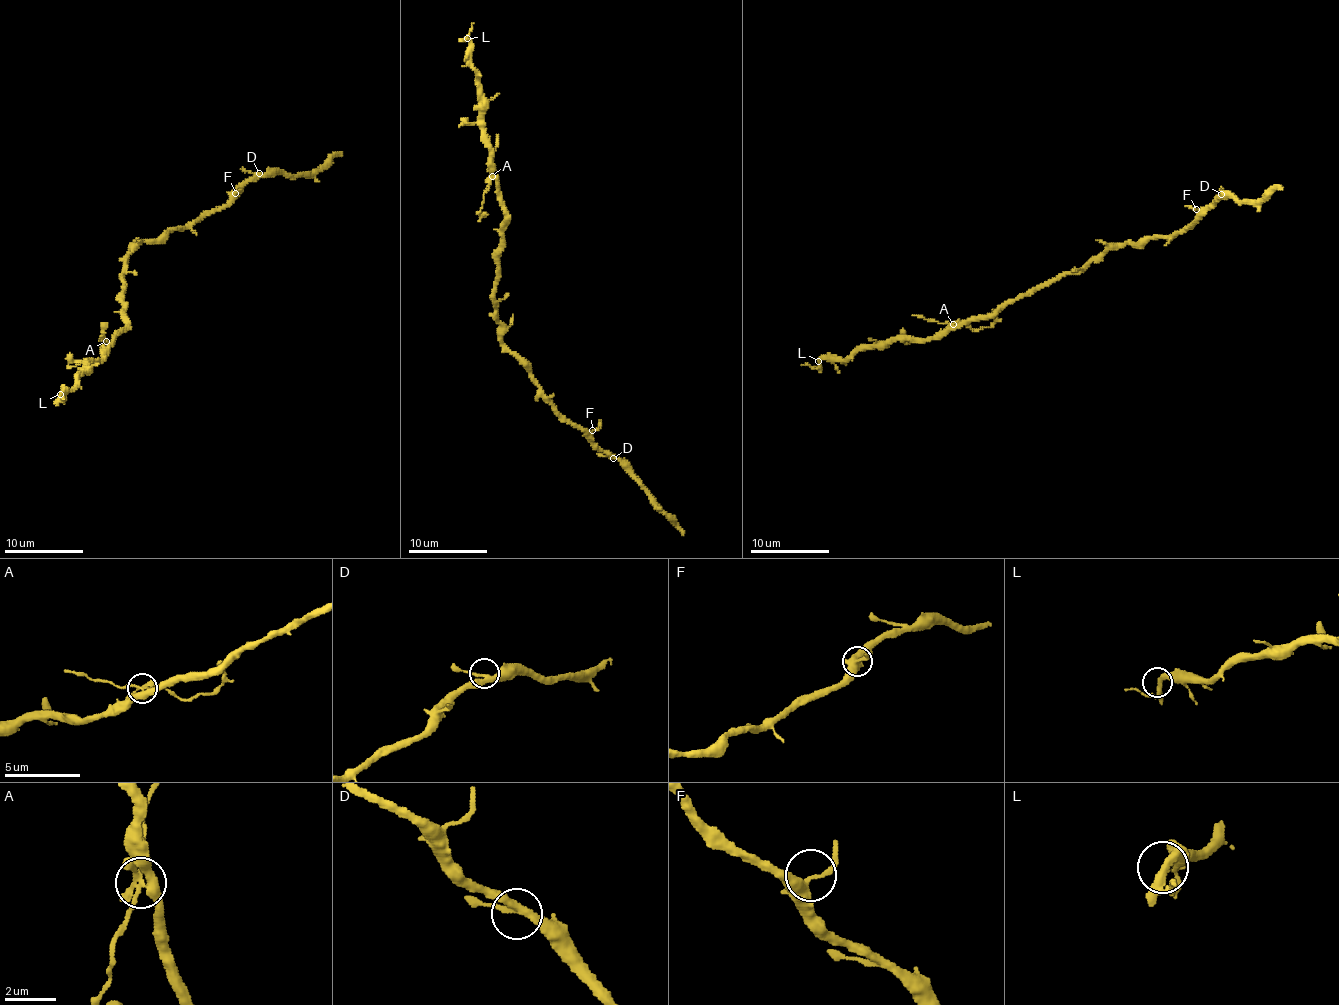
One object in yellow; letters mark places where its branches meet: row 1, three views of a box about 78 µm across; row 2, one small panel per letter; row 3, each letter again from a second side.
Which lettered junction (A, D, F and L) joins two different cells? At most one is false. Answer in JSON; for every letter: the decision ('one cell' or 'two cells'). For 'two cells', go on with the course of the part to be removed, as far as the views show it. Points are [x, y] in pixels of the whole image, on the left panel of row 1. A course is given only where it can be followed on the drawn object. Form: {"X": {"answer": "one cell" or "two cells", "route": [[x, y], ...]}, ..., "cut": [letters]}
{"A": {"answer": "two cells", "route": [[107, 340], [103, 344], [107, 323]]}, "D": {"answer": "one cell"}, "F": {"answer": "one cell"}, "L": {"answer": "one cell"}, "cut": ["A"]}

